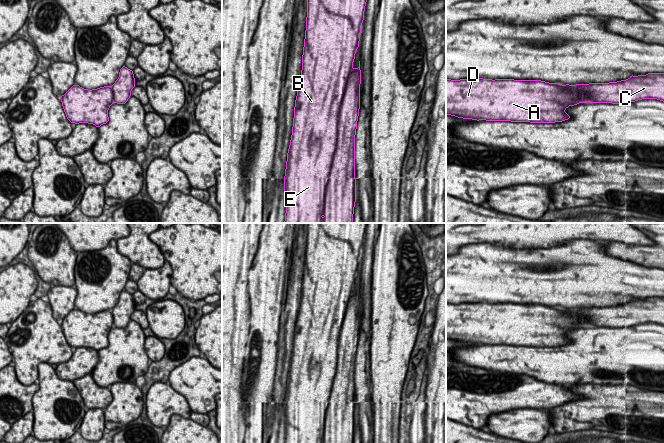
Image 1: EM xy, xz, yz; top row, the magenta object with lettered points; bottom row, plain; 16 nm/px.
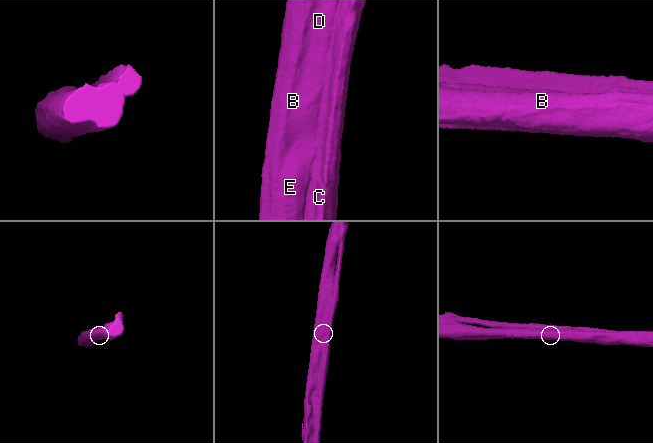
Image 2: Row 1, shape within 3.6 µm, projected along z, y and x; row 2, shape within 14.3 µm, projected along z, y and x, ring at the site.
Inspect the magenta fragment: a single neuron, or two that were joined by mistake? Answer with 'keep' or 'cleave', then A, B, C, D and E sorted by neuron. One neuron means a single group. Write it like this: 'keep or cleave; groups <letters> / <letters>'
cleave; groups A B D E / C

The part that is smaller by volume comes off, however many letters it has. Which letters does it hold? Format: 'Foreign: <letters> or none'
Foreign: C

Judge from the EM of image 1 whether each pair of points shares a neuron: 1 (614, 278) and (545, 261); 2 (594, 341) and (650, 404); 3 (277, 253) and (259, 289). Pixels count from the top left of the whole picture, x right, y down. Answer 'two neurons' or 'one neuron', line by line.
1: one neuron
2: two neurons
3: one neuron

